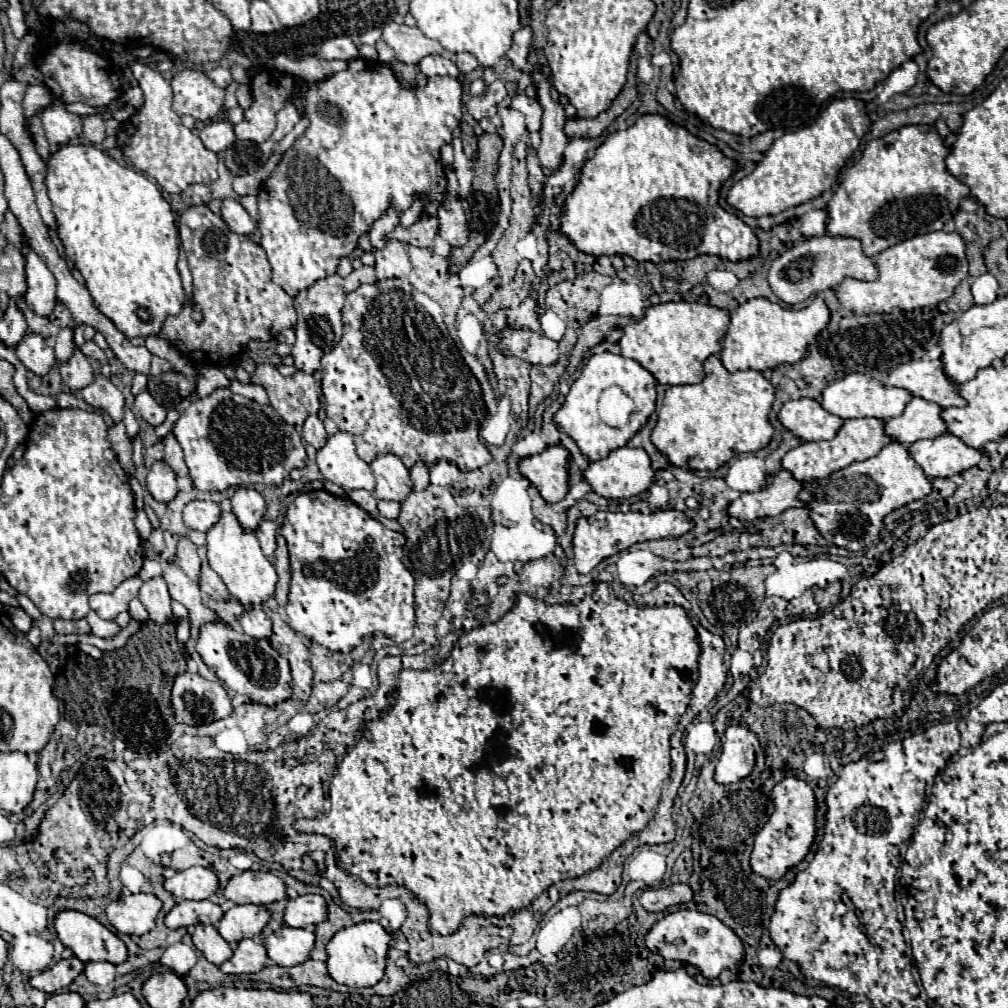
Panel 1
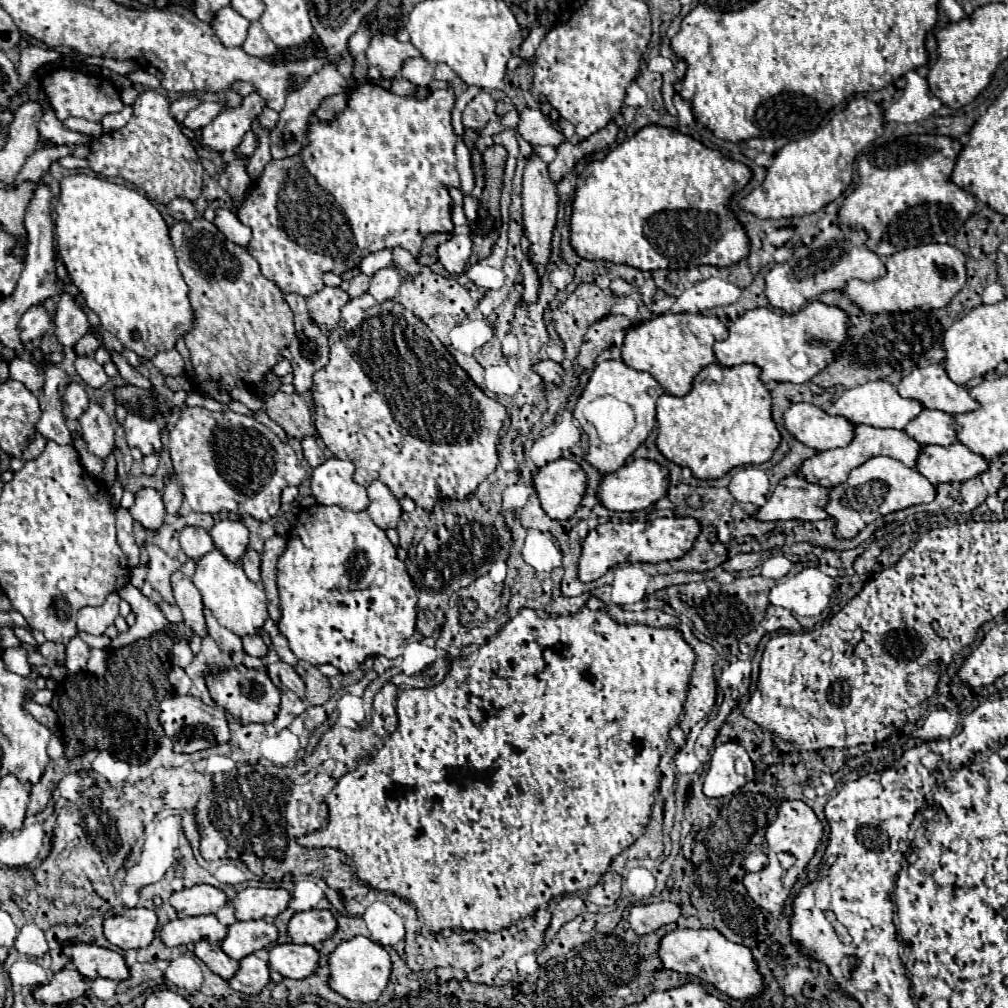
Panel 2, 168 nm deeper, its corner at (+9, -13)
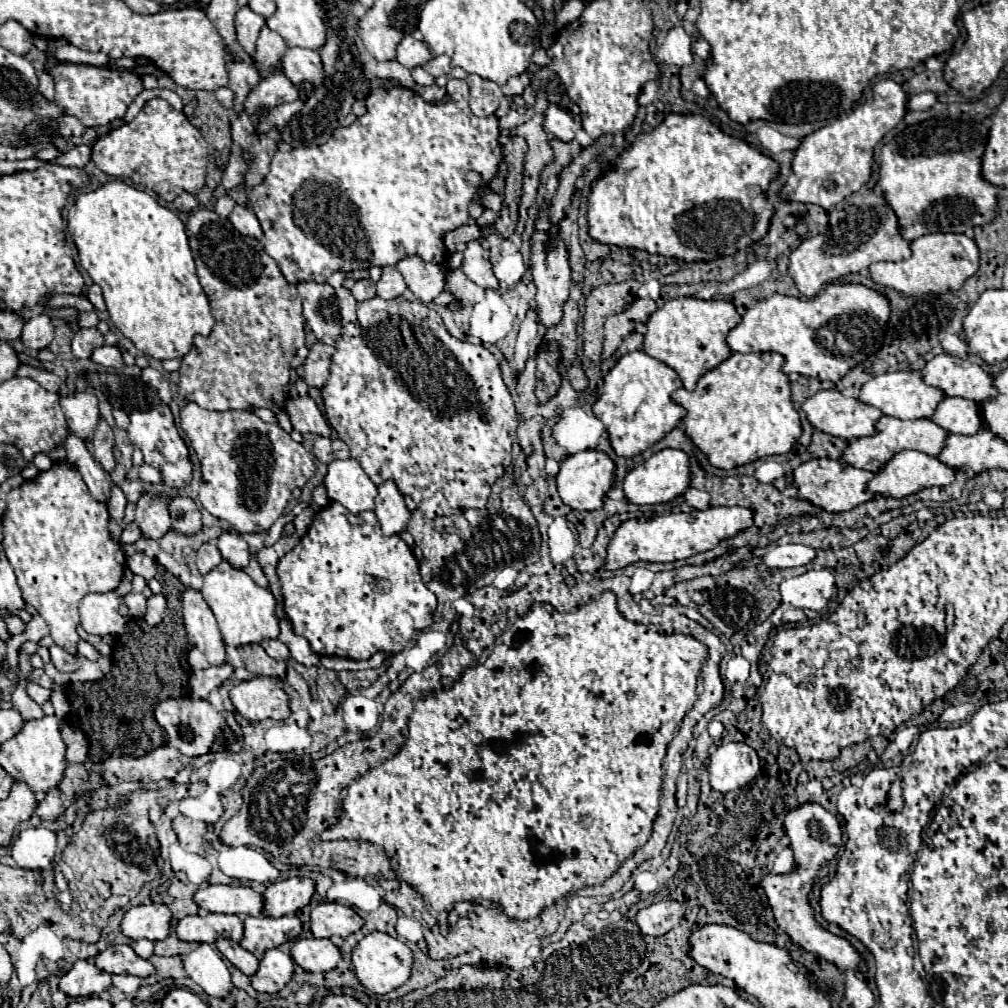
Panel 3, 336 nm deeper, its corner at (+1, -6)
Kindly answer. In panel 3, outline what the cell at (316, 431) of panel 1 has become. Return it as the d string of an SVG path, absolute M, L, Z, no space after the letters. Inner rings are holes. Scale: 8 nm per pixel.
M317 437L315 445L313 445L313 453L321 463L331 463L335 459L333 451L331 451L331 439L327 439L327 437Z

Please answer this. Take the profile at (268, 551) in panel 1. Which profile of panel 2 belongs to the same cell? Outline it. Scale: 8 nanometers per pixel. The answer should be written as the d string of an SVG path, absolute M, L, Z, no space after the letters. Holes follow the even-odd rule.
M247 550L241 558L241 566L247 574L247 578L255 584L261 584L261 554L255 550Z

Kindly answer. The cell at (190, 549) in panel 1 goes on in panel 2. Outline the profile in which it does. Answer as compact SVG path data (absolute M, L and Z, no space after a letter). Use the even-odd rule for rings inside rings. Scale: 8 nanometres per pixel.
M177 570L171 576L171 586L173 586L177 606L181 608L183 616L185 616L185 626L189 626L199 636L205 636L207 630L205 630L205 618L203 618L203 602L201 602L201 594L195 588L195 584L191 582L191 578Z

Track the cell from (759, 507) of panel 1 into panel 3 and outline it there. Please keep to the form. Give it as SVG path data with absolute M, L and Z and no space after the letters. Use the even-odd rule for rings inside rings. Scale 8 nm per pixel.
M811 459L807 463L801 463L795 469L795 485L799 487L797 497L807 499L817 507L823 507L825 511L849 511L865 501L873 501L877 495L867 491L867 483L875 477L873 471L863 471L851 465L843 465L841 459Z

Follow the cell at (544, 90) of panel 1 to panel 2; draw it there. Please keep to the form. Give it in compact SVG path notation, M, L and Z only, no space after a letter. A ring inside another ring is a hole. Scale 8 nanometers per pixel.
M533 154L523 172L523 224L529 234L529 252L535 264L545 266L551 254L549 242L555 228L555 216L557 216L557 184L551 180L547 164L541 160L541 156Z

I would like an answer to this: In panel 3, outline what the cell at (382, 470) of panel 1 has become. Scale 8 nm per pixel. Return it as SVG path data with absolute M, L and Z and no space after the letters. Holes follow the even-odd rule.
M385 481L383 485L379 485L379 495L375 497L375 515L385 537L405 531L411 513L405 507L405 499L393 481Z

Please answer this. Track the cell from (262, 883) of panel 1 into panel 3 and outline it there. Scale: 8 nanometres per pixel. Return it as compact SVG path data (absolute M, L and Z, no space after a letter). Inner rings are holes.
M293 877L271 883L263 893L265 913L269 917L293 915L301 907L309 905L313 893L315 893L315 881L309 877Z

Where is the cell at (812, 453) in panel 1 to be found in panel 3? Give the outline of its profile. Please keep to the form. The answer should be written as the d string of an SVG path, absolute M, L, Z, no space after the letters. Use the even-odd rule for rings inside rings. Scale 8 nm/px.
M881 417L879 423L877 423L877 431L879 433L873 435L873 437L861 437L861 439L851 441L845 449L845 453L843 453L843 461L853 465L853 467L859 467L859 469L879 471L899 451L905 451L905 449L915 449L915 451L923 451L927 455L937 457L939 451L945 447L945 439L947 439L947 431L943 431L943 427L939 427L931 419L903 421L903 419L895 419L895 417Z

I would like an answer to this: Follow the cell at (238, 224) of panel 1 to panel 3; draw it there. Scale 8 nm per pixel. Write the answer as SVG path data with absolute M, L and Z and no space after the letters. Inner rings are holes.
M235 207L229 221L233 223L233 227L241 233L241 235L247 235L247 237L255 237L255 239L261 239L263 237L263 231L261 231L261 225L259 225L259 219L255 217L255 213L249 209L249 207Z

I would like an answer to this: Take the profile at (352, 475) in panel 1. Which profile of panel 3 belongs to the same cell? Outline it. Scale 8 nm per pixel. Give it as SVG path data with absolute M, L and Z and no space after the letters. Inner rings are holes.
M335 459L329 465L325 487L329 499L339 501L353 515L373 509L377 485L361 469L357 459Z

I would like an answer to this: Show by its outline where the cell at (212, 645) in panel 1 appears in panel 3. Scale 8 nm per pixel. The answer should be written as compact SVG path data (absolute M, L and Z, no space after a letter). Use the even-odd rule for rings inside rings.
M255 677L239 683L231 689L231 703L237 713L251 723L263 719L287 719L291 715L289 699L273 677Z

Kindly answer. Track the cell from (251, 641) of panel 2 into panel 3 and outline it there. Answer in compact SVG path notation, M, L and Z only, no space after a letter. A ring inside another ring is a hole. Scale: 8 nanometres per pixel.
M265 639L265 641L261 643L261 647L267 651L269 657L273 657L273 659L277 659L277 661L291 657L287 645L283 645L279 639Z

